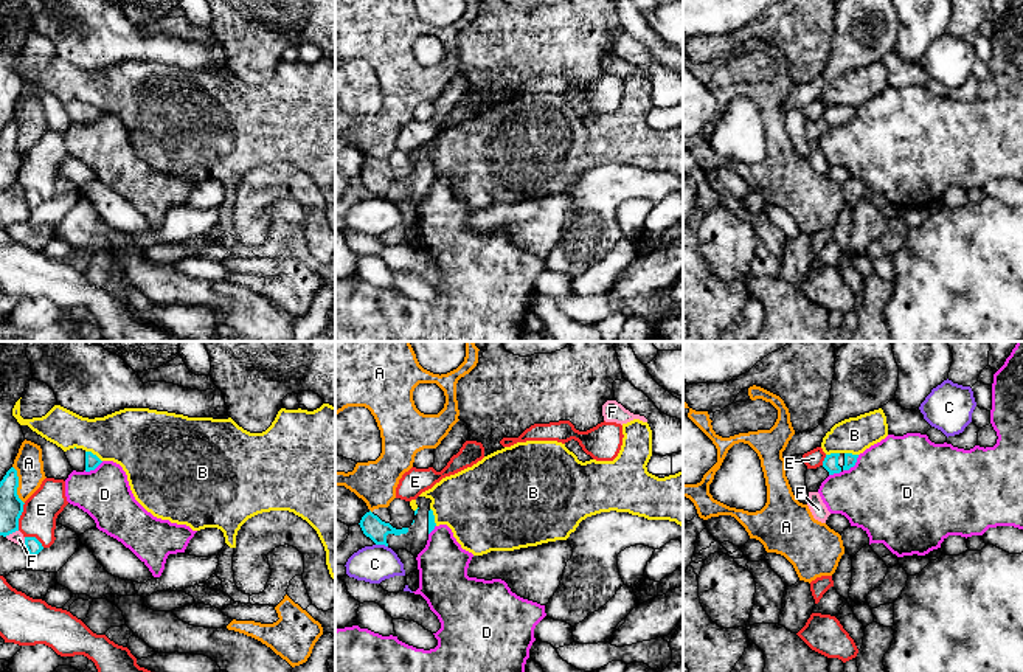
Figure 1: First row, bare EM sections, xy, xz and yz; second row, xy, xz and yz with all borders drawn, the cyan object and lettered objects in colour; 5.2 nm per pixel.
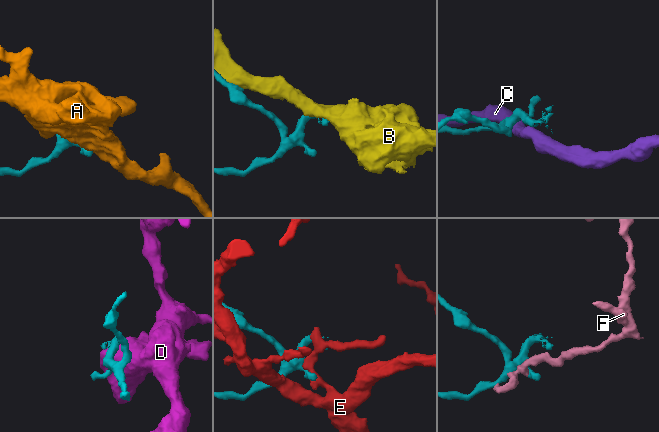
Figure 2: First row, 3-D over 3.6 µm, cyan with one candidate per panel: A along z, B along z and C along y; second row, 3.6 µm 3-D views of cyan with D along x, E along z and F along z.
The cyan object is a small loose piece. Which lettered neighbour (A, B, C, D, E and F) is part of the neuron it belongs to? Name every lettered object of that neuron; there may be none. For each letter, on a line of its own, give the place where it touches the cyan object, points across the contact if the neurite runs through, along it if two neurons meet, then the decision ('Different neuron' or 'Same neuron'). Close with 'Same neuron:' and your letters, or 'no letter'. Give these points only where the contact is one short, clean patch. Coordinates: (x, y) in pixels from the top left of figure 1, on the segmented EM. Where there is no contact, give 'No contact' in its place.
A: Touches cyan at xy (17, 484). Different neuron
B: Touches cyan at xy (92, 453). Different neuron
C: Touches cyan at xz (382, 543). Different neuron
D: Touches cyan at yz (853, 466). Boundary: yz (859, 455), (857, 461), (843, 471). Different neuron
E: Touches cyan at xy (19, 517). Different neuron
F: Touches cyan at xy (25, 540). Boundary: xy (24, 537), (25, 543). Different neuron
Same neuron: no letter

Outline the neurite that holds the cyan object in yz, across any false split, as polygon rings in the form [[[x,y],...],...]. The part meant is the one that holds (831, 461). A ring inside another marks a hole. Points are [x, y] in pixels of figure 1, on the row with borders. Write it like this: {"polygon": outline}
{"polygon": [[[831,453],[826,455],[823,464],[817,469],[806,470],[806,486],[809,492],[818,492],[821,483],[834,473],[849,470],[855,466],[858,455]]]}

